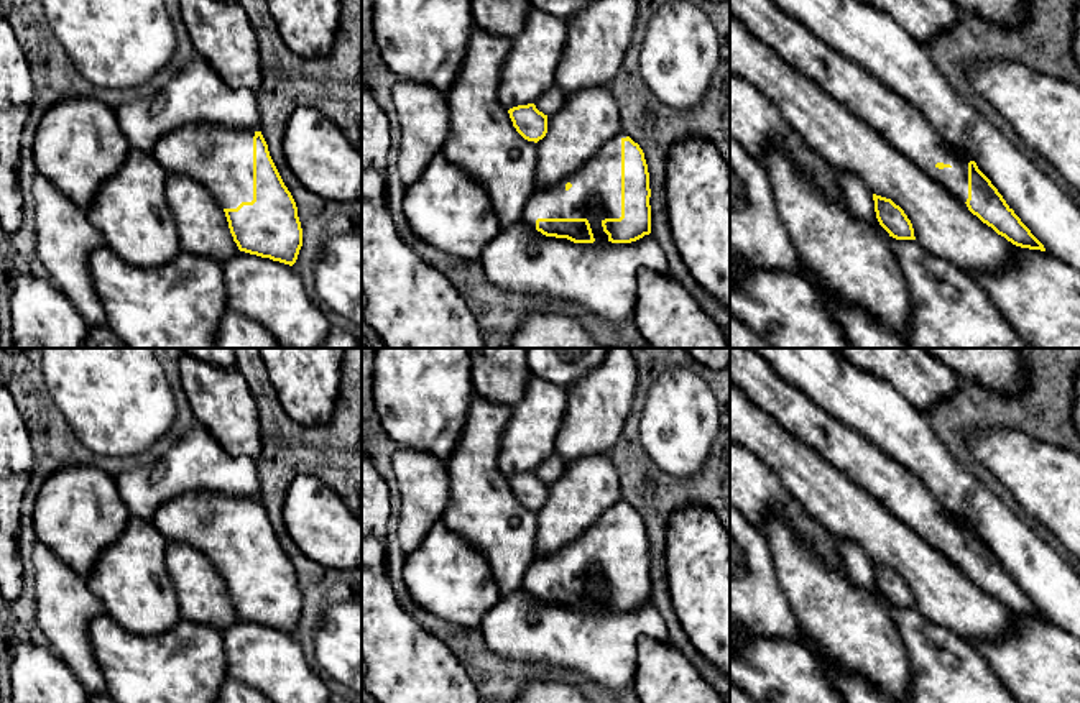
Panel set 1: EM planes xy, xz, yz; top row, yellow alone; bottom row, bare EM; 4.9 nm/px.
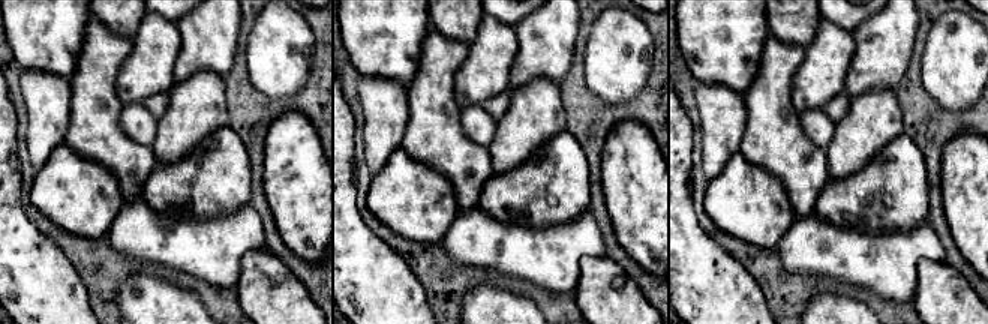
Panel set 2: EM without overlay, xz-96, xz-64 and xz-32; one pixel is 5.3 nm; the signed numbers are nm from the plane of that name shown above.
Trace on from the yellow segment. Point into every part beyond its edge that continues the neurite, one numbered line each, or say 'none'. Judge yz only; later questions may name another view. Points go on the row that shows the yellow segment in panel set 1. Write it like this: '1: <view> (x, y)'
1: yz (903, 127)

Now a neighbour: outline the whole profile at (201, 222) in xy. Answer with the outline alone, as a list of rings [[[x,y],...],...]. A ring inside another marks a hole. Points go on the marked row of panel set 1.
[[[169,174],[166,200],[174,217],[181,248],[225,264],[240,250],[233,241],[224,209],[202,182],[191,176]]]

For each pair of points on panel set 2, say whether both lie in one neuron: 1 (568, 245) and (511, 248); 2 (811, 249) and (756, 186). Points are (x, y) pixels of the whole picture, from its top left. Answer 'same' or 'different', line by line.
1: same
2: different

